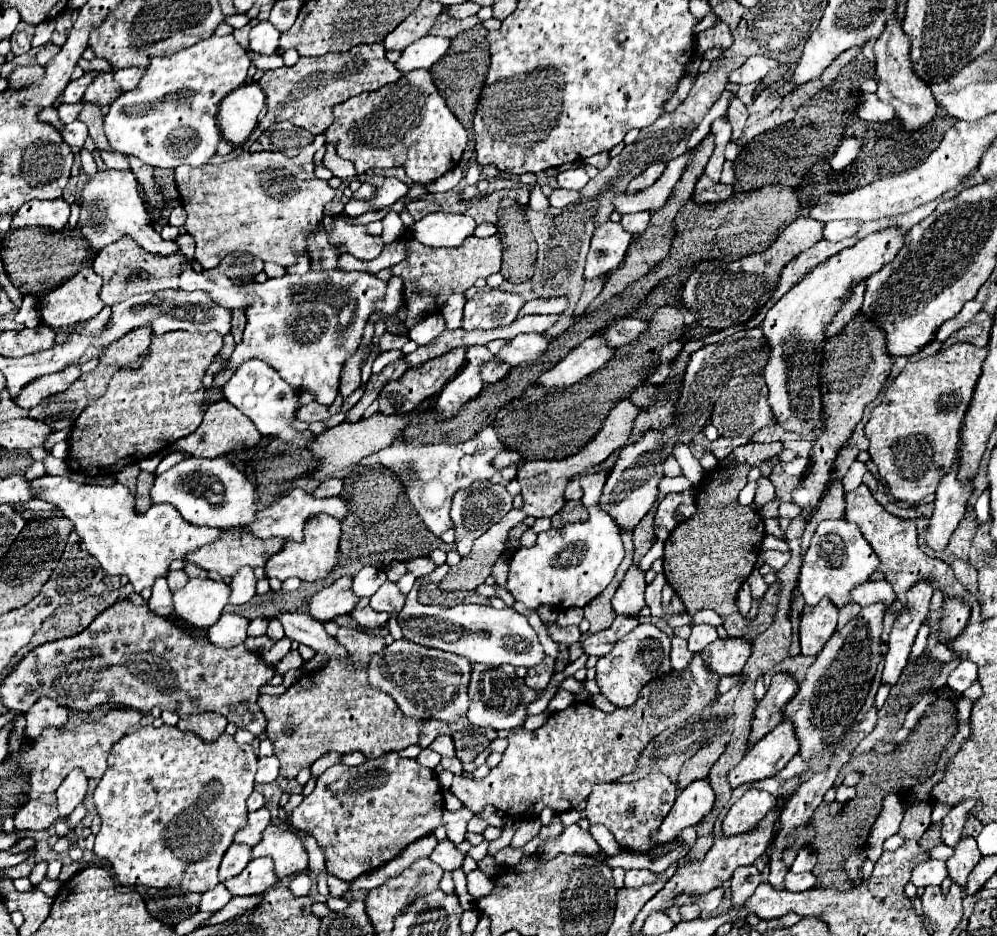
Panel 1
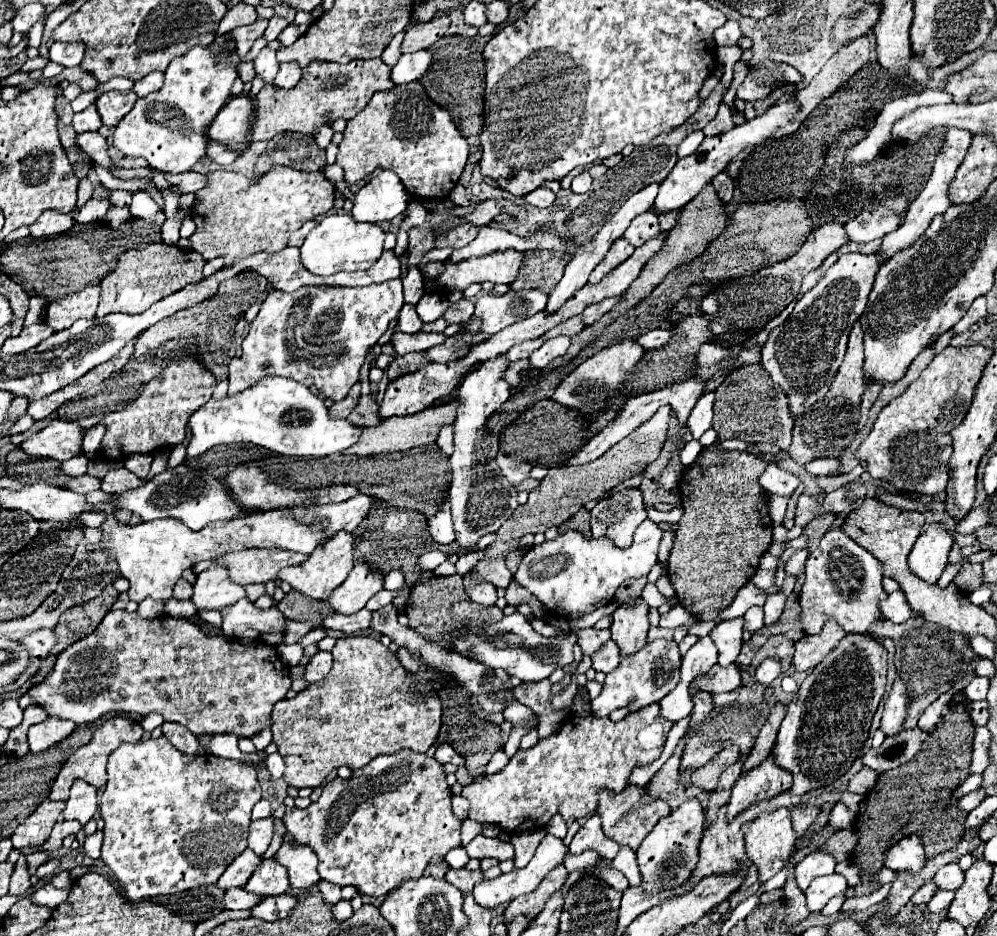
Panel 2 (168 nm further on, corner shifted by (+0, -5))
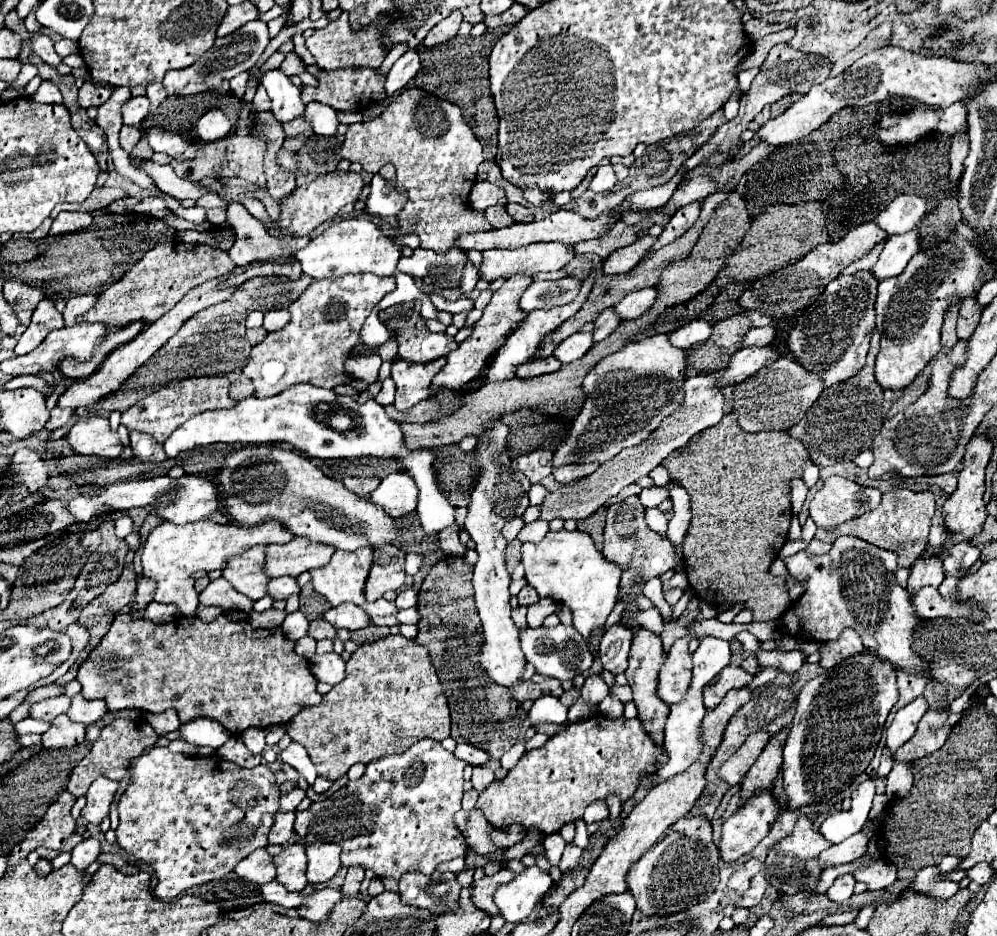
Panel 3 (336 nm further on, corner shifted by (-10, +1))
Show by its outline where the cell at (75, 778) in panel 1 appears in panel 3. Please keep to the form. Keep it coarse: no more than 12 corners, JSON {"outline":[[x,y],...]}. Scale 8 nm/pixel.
{"outline":[[99,777],[87,791],[81,815],[101,825],[119,781]]}

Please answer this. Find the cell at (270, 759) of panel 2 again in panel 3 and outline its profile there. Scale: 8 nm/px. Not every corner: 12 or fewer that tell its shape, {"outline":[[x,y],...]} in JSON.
{"outline":[[293,741],[279,759],[303,773],[313,785],[317,777],[303,745]]}

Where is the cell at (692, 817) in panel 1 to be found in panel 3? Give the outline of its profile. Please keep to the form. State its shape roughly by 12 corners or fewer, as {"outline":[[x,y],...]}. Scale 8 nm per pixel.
{"outline":[[703,815],[681,817],[629,869],[643,917],[689,911],[719,885]]}

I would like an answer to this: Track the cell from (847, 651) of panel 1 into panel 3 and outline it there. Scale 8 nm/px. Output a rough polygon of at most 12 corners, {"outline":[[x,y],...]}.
{"outline":[[867,651],[801,689],[789,809],[865,773],[897,697]]}

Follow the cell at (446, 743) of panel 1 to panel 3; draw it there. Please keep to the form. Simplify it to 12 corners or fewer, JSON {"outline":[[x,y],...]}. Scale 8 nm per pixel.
{"outline":[[467,743],[457,745],[455,757],[473,767],[483,767],[491,759],[483,749]]}

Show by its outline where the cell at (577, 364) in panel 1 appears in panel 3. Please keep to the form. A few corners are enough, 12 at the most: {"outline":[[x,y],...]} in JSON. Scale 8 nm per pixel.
{"outline":[[627,343],[583,379],[553,465],[611,461],[681,405],[687,351]]}

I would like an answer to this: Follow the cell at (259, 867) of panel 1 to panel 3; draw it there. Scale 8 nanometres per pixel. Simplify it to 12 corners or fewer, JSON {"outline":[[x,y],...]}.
{"outline":[[303,843],[285,847],[277,857],[277,881],[291,891],[307,885]]}

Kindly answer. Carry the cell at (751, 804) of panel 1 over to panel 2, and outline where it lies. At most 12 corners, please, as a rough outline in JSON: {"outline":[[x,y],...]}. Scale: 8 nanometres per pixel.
{"outline":[[779,807],[745,823],[745,853],[765,883],[783,869],[795,831]]}

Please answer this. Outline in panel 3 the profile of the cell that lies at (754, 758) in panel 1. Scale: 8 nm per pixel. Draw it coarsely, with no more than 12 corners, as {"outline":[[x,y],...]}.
{"outline":[[759,791],[723,825],[725,863],[747,855],[779,817],[771,791]]}

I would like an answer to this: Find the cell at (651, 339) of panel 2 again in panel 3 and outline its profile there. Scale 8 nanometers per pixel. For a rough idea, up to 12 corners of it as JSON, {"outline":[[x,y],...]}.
{"outline":[[695,319],[669,333],[675,347],[689,349],[707,341],[711,323]]}

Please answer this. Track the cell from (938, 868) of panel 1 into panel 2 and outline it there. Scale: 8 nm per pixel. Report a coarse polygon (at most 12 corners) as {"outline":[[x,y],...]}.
{"outline":[[945,865],[933,877],[939,889],[957,889],[963,883],[959,865]]}

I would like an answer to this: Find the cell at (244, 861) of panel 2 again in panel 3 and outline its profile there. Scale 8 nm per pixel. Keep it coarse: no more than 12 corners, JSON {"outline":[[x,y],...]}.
{"outline":[[257,849],[235,867],[235,873],[263,885],[275,879],[267,849]]}

